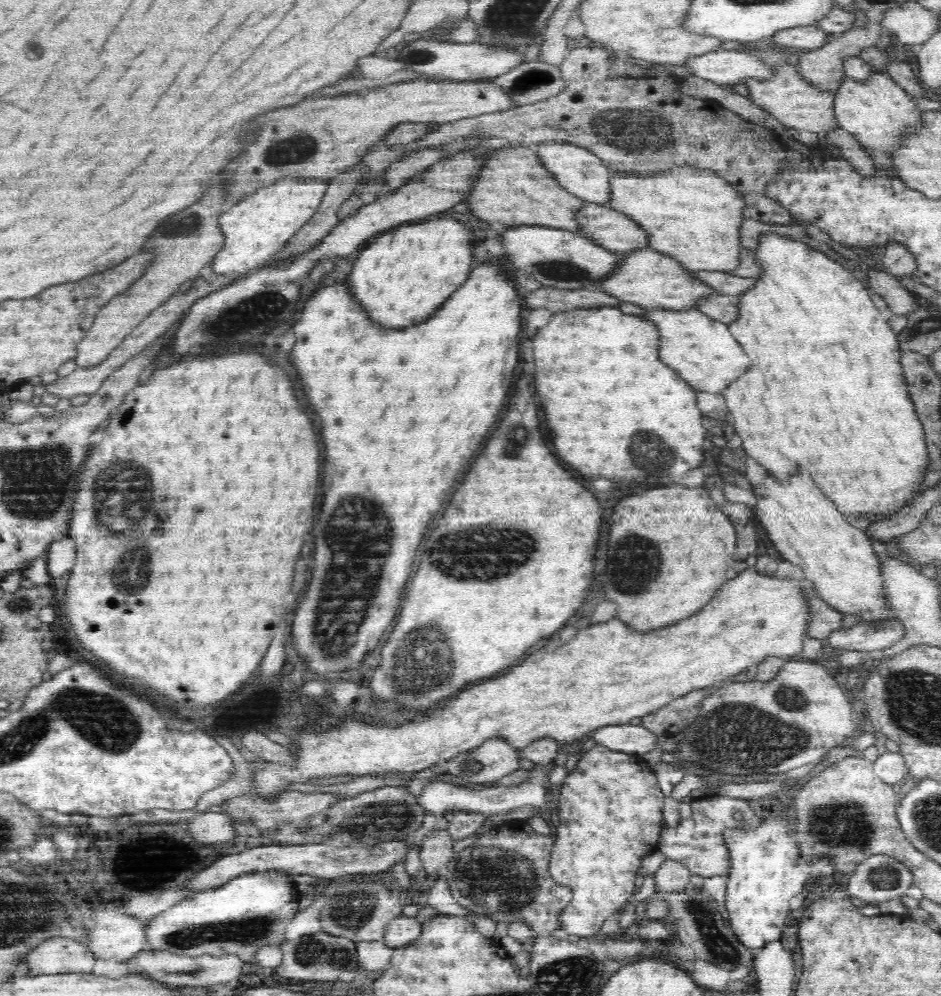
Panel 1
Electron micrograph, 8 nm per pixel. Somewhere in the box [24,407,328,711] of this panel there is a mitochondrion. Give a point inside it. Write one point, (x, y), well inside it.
(125, 494)

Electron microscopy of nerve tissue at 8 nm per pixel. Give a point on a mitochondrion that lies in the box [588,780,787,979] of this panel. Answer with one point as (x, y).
(695, 904)

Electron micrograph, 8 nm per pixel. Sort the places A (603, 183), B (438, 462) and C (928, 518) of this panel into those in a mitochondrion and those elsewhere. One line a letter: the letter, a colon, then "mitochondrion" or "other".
A: other
B: other
C: other

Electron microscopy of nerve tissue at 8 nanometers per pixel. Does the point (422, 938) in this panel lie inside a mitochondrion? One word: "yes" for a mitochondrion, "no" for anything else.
no

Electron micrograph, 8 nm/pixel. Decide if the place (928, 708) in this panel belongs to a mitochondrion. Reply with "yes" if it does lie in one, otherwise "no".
yes

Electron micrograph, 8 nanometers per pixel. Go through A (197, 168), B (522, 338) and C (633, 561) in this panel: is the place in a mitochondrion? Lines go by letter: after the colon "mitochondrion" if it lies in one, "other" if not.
A: other
B: other
C: mitochondrion

